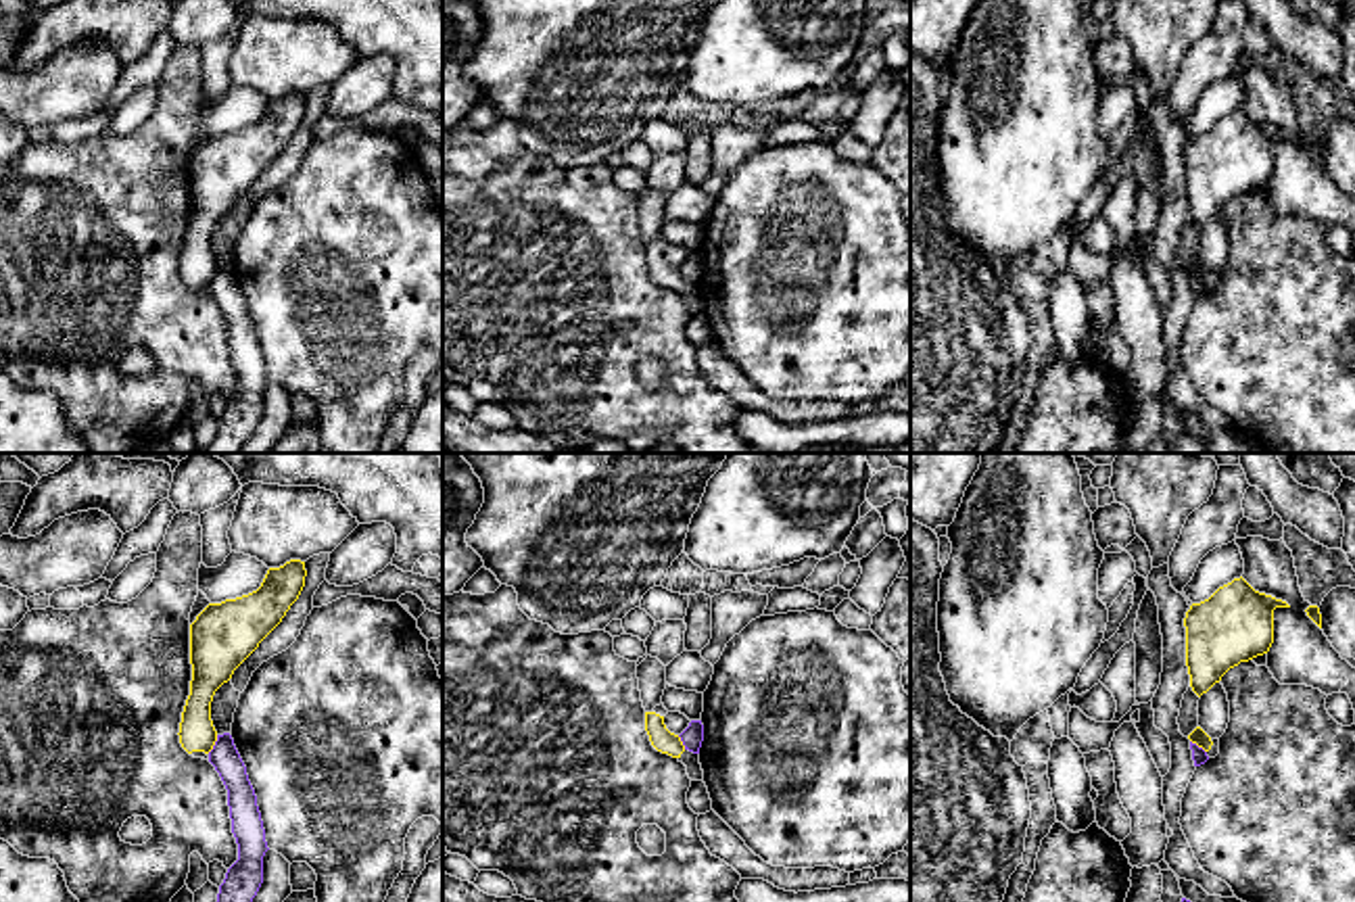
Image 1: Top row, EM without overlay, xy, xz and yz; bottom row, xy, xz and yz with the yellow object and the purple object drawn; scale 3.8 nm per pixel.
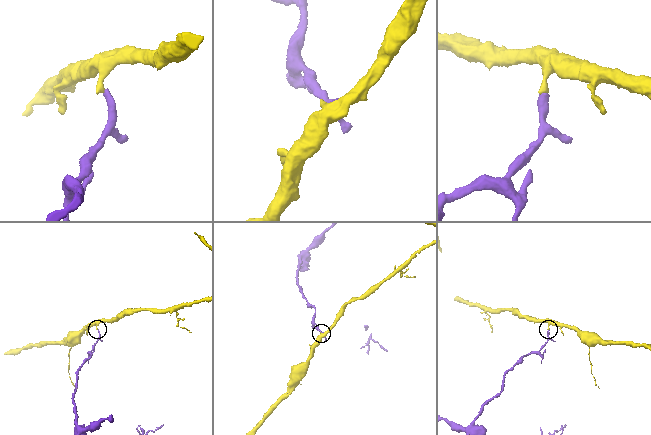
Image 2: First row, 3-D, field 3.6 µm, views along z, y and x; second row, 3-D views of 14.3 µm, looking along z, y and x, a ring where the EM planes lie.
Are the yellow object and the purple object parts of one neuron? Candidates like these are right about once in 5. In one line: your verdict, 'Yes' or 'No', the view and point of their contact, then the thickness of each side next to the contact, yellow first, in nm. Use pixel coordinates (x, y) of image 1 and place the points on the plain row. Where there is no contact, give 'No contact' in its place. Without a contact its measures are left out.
No. Touches yellow at xy (214, 276). Thickness 140 nm (yellow) against 110 nm

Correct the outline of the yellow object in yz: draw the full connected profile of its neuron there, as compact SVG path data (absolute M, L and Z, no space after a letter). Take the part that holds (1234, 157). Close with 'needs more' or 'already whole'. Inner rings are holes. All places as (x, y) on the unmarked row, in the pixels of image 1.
M1242 109L1190 138L1184 150L1186 198L1198 230L1230 200L1269 184L1276 140L1290 138L1255 123Z; already whole

